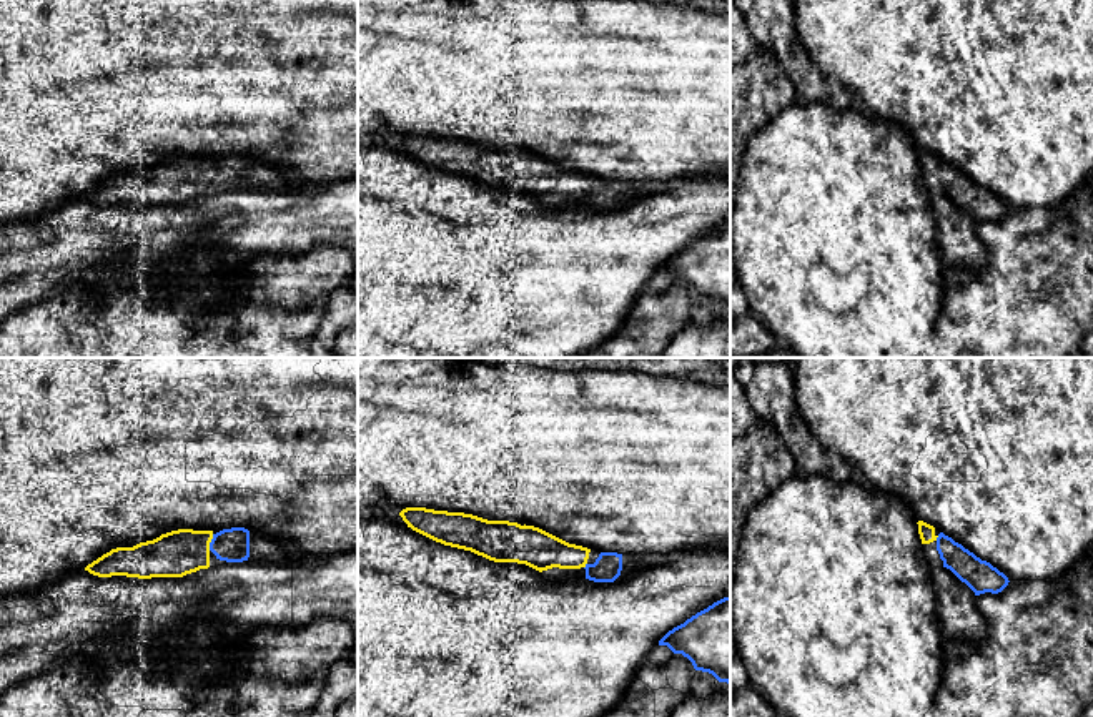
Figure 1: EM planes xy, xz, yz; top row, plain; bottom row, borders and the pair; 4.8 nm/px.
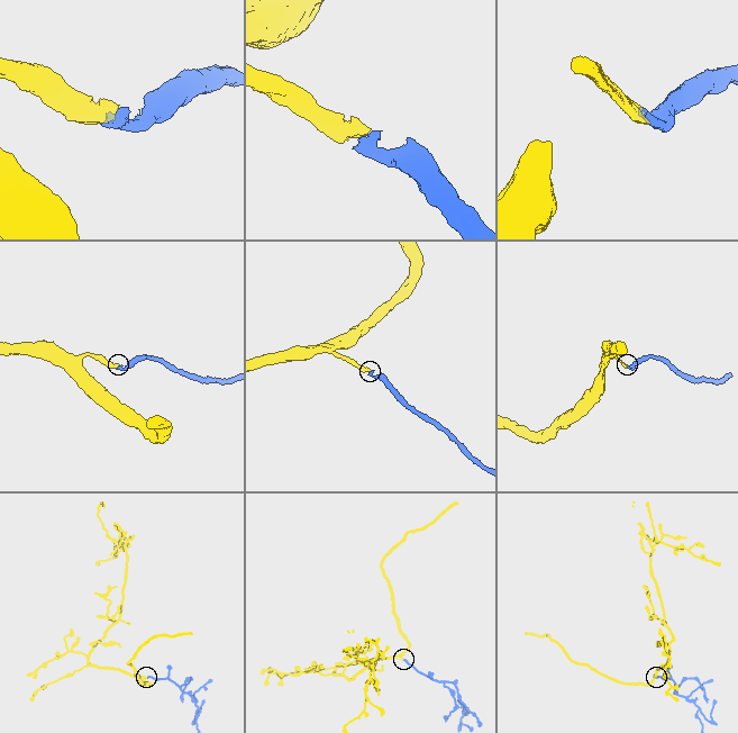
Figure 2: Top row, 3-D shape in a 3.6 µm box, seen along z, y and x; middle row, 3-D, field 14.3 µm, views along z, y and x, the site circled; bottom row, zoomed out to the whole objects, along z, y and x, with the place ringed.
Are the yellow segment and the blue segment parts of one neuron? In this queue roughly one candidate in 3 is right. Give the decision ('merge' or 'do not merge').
merge

